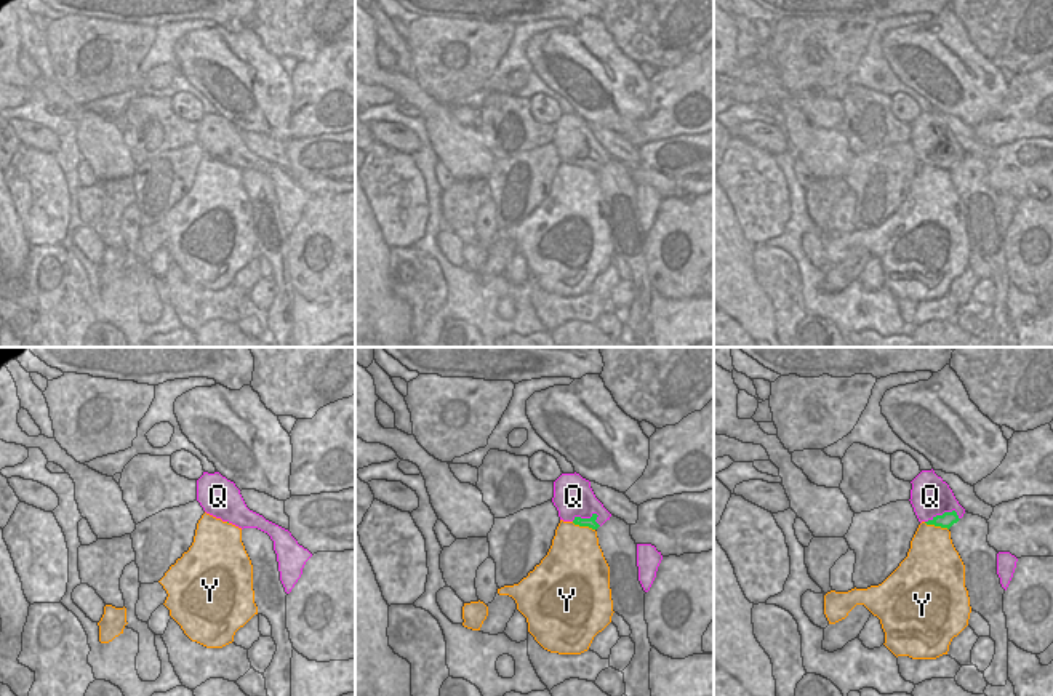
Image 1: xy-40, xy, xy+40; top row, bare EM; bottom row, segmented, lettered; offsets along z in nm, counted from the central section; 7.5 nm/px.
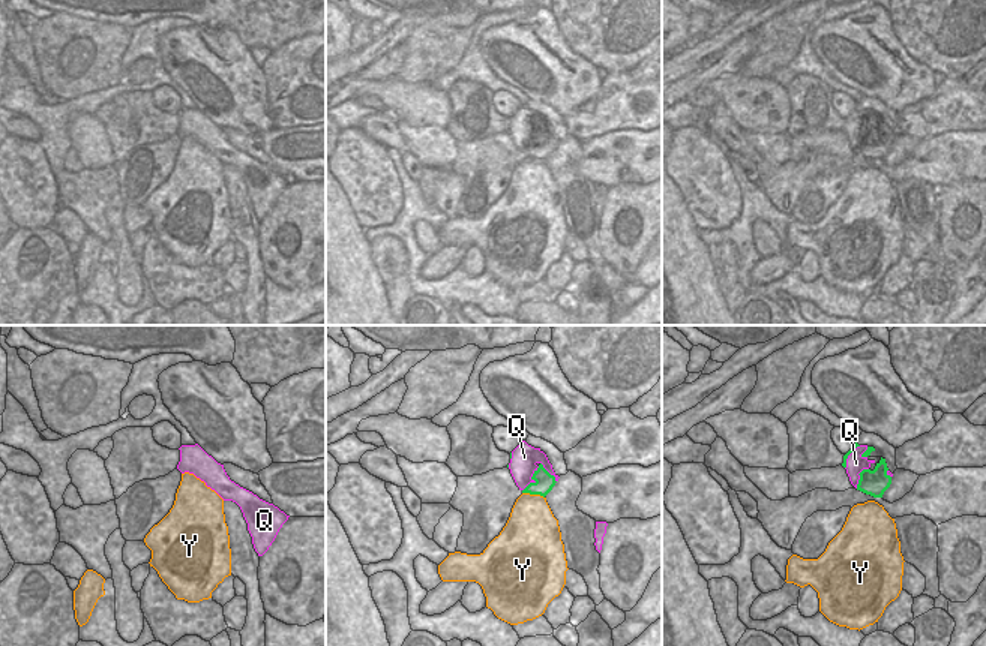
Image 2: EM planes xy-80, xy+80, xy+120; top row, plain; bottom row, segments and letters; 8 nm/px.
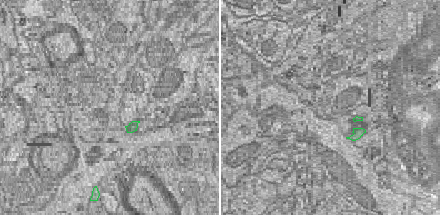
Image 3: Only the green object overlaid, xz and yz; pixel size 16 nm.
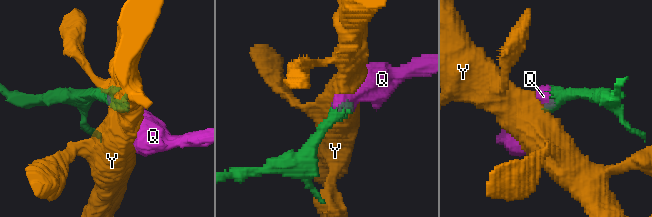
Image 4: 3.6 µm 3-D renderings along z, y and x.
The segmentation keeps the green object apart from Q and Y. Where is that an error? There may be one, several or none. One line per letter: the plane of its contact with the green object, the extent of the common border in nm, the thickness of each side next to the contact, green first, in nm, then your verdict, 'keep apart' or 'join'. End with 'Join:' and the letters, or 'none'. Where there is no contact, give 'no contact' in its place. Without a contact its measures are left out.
Q: meets green in xy; contact 240 nm long; 80 nm thick on the green side, 300 nm on the other; join
Y: meets green in xy+40; contact 200 nm long; 120 nm thick on the green side, 360 nm on the other; keep apart
Join: Q

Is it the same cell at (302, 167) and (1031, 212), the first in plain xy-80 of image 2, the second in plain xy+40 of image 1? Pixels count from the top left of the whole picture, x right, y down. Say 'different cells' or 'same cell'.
different cells

